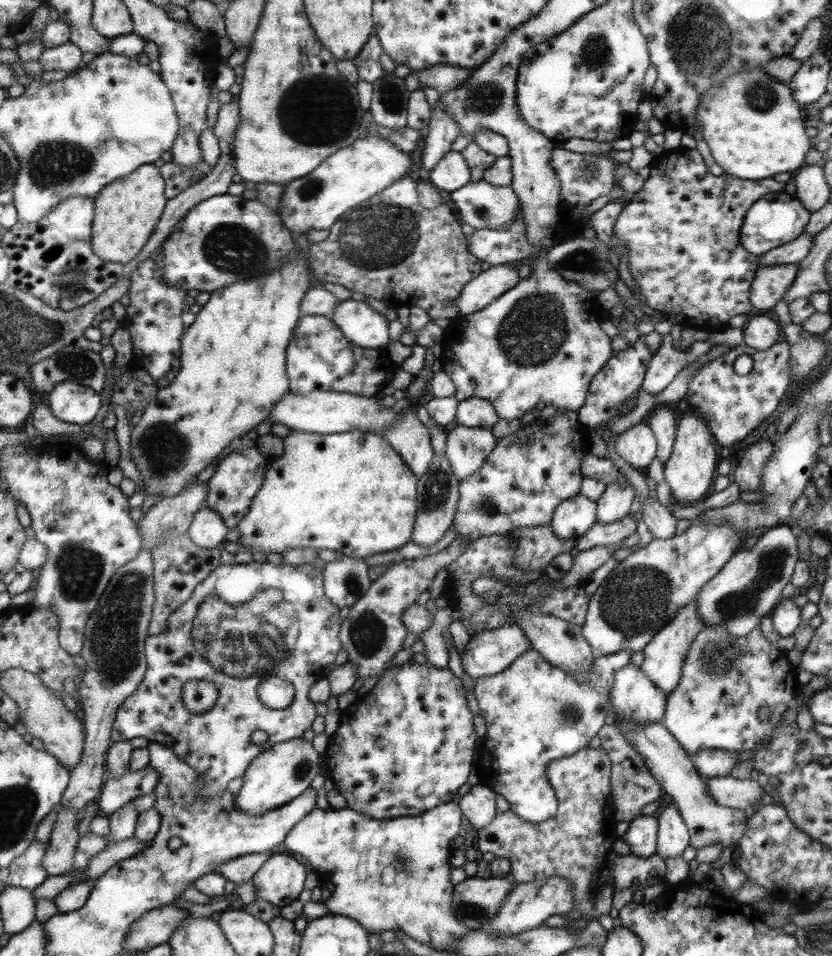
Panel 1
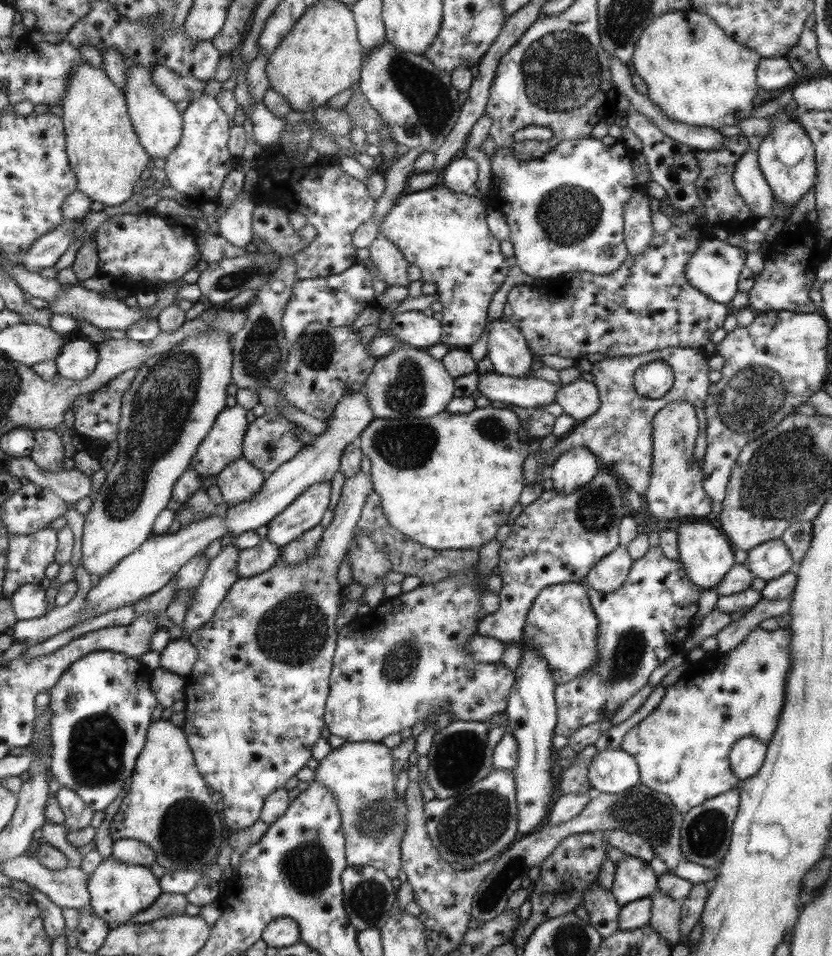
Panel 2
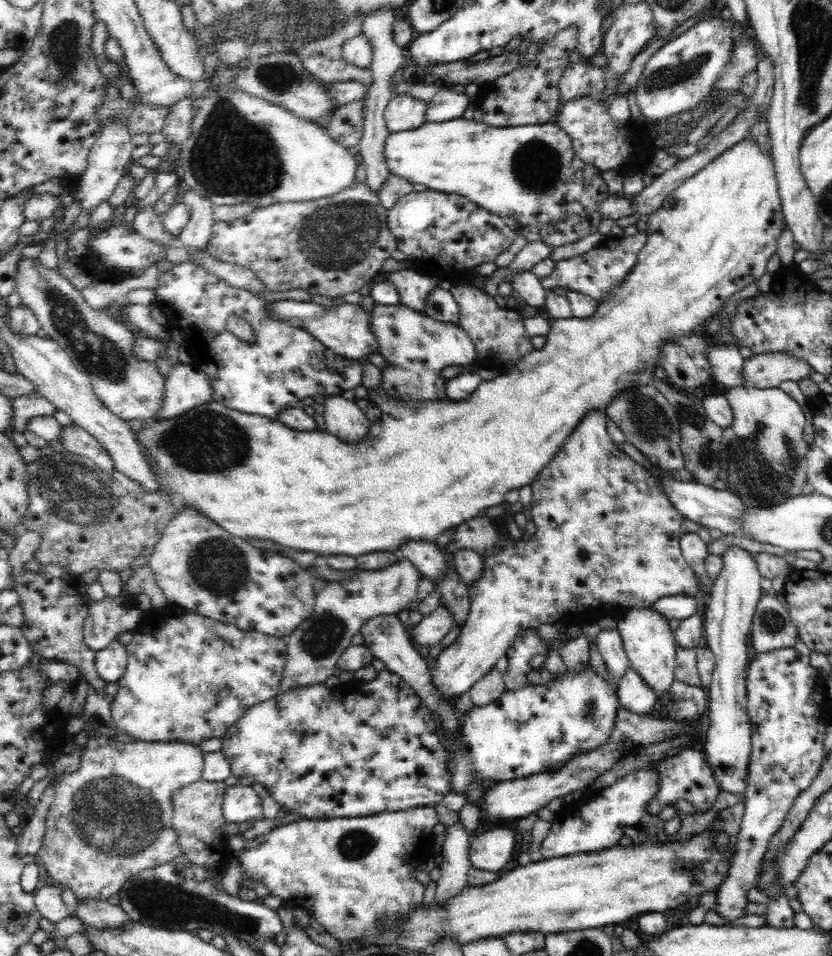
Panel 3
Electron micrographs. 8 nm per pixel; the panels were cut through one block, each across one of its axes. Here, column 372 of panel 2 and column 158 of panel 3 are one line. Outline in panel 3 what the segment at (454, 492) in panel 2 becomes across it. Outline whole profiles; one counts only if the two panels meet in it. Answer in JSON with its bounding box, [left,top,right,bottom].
[135,139,785,556]

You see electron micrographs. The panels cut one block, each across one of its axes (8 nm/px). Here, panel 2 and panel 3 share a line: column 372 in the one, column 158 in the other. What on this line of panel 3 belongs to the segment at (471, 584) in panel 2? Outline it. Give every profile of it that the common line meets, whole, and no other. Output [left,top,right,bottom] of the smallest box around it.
[110,604,287,746]

